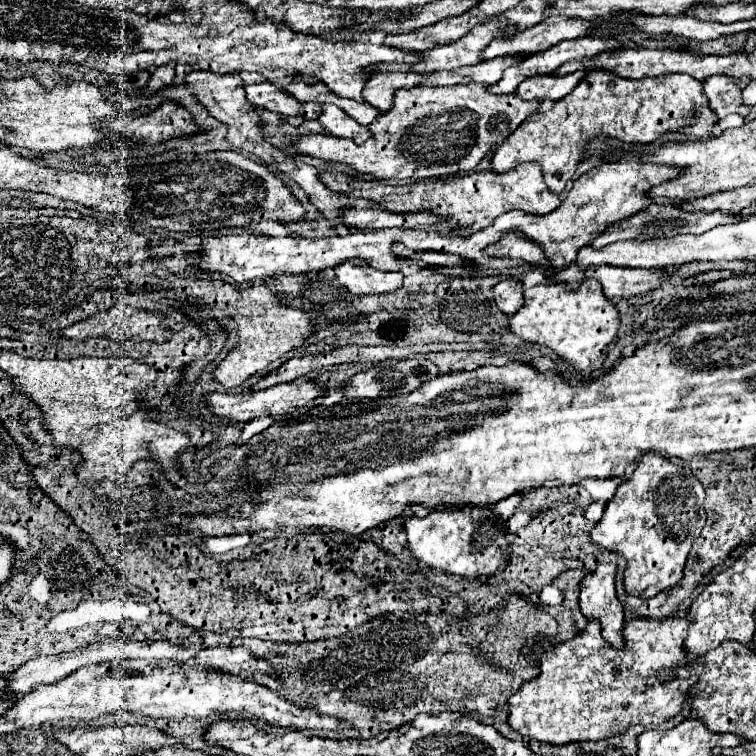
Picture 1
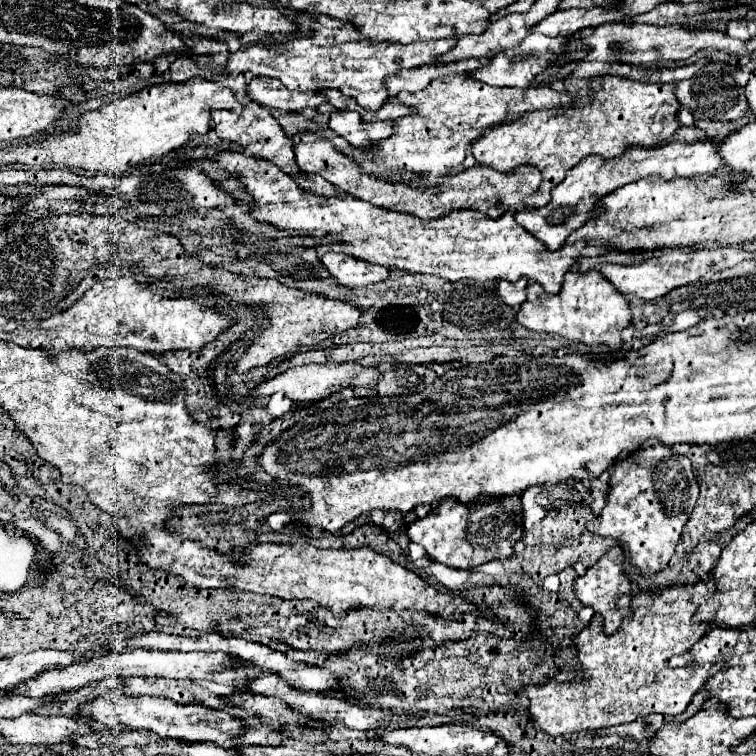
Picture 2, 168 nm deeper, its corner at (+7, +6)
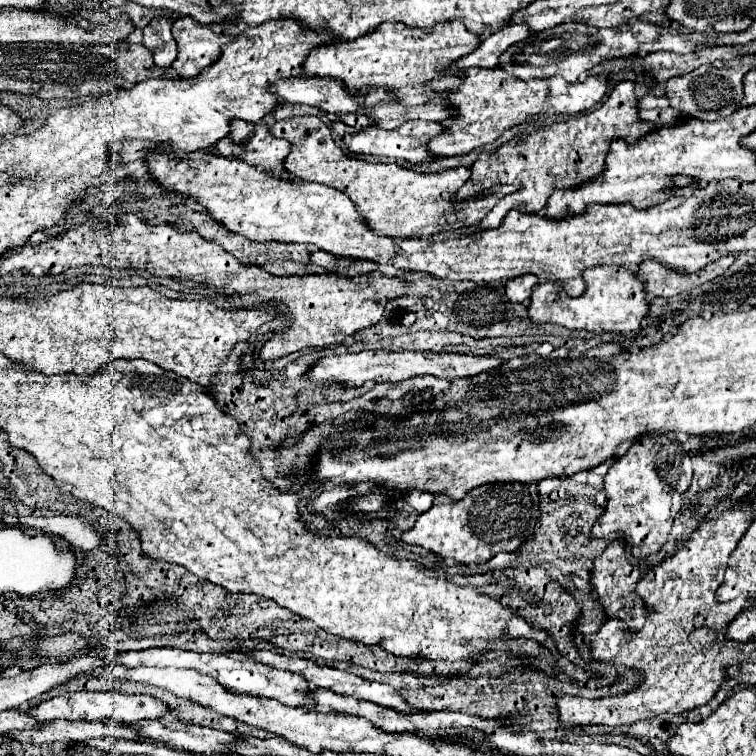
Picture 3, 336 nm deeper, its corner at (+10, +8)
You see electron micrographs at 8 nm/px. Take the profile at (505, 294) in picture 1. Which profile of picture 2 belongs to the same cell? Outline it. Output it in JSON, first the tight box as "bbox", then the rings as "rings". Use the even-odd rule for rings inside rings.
{"bbox":[497,278,527,308],"rings":[[[521,278],[517,282],[499,280],[497,294],[501,296],[501,300],[505,300],[505,304],[517,308],[517,306],[521,306],[525,302],[525,286],[527,286],[527,280],[525,278]]]}

